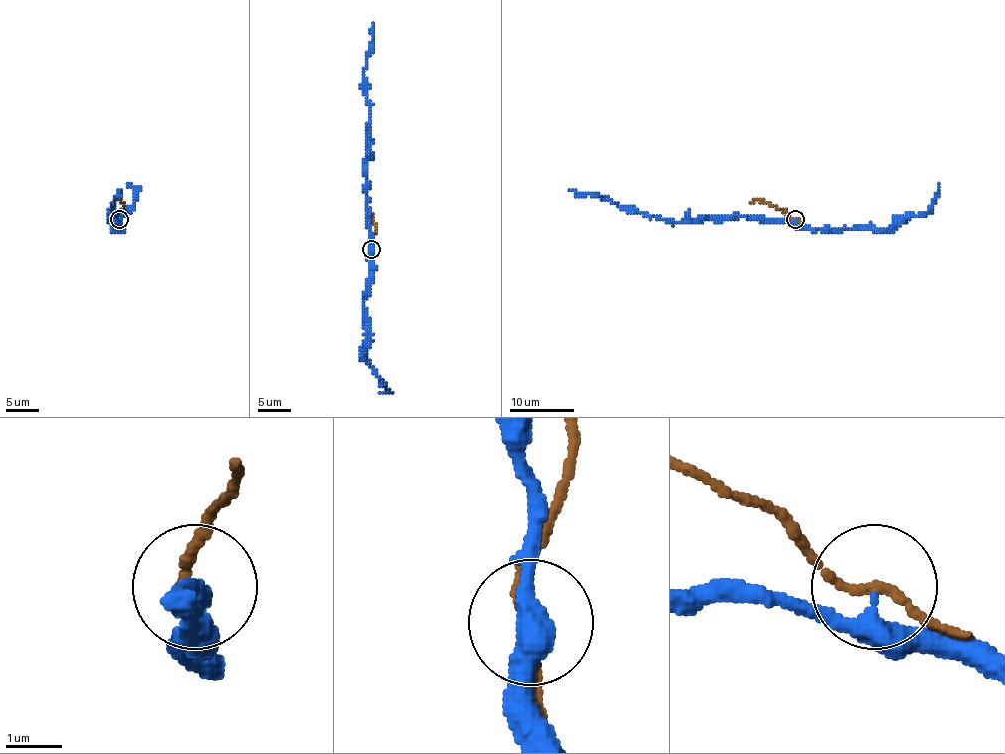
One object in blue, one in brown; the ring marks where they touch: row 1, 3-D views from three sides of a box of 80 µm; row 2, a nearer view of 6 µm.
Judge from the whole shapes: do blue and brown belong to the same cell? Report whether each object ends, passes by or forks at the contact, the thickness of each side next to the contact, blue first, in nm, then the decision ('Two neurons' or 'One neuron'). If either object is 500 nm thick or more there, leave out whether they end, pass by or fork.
At the ring blue passes by. At the ring brown passes by. Thickness 320 nm (blue) against 150 nm. Two neurons

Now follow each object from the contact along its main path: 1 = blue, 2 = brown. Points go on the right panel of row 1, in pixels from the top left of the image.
1: (795, 220), (787, 223), (746, 216), (670, 221), (639, 212), (628, 212), (615, 203), (568, 189)
2: (795, 220), (761, 200), (751, 203)

